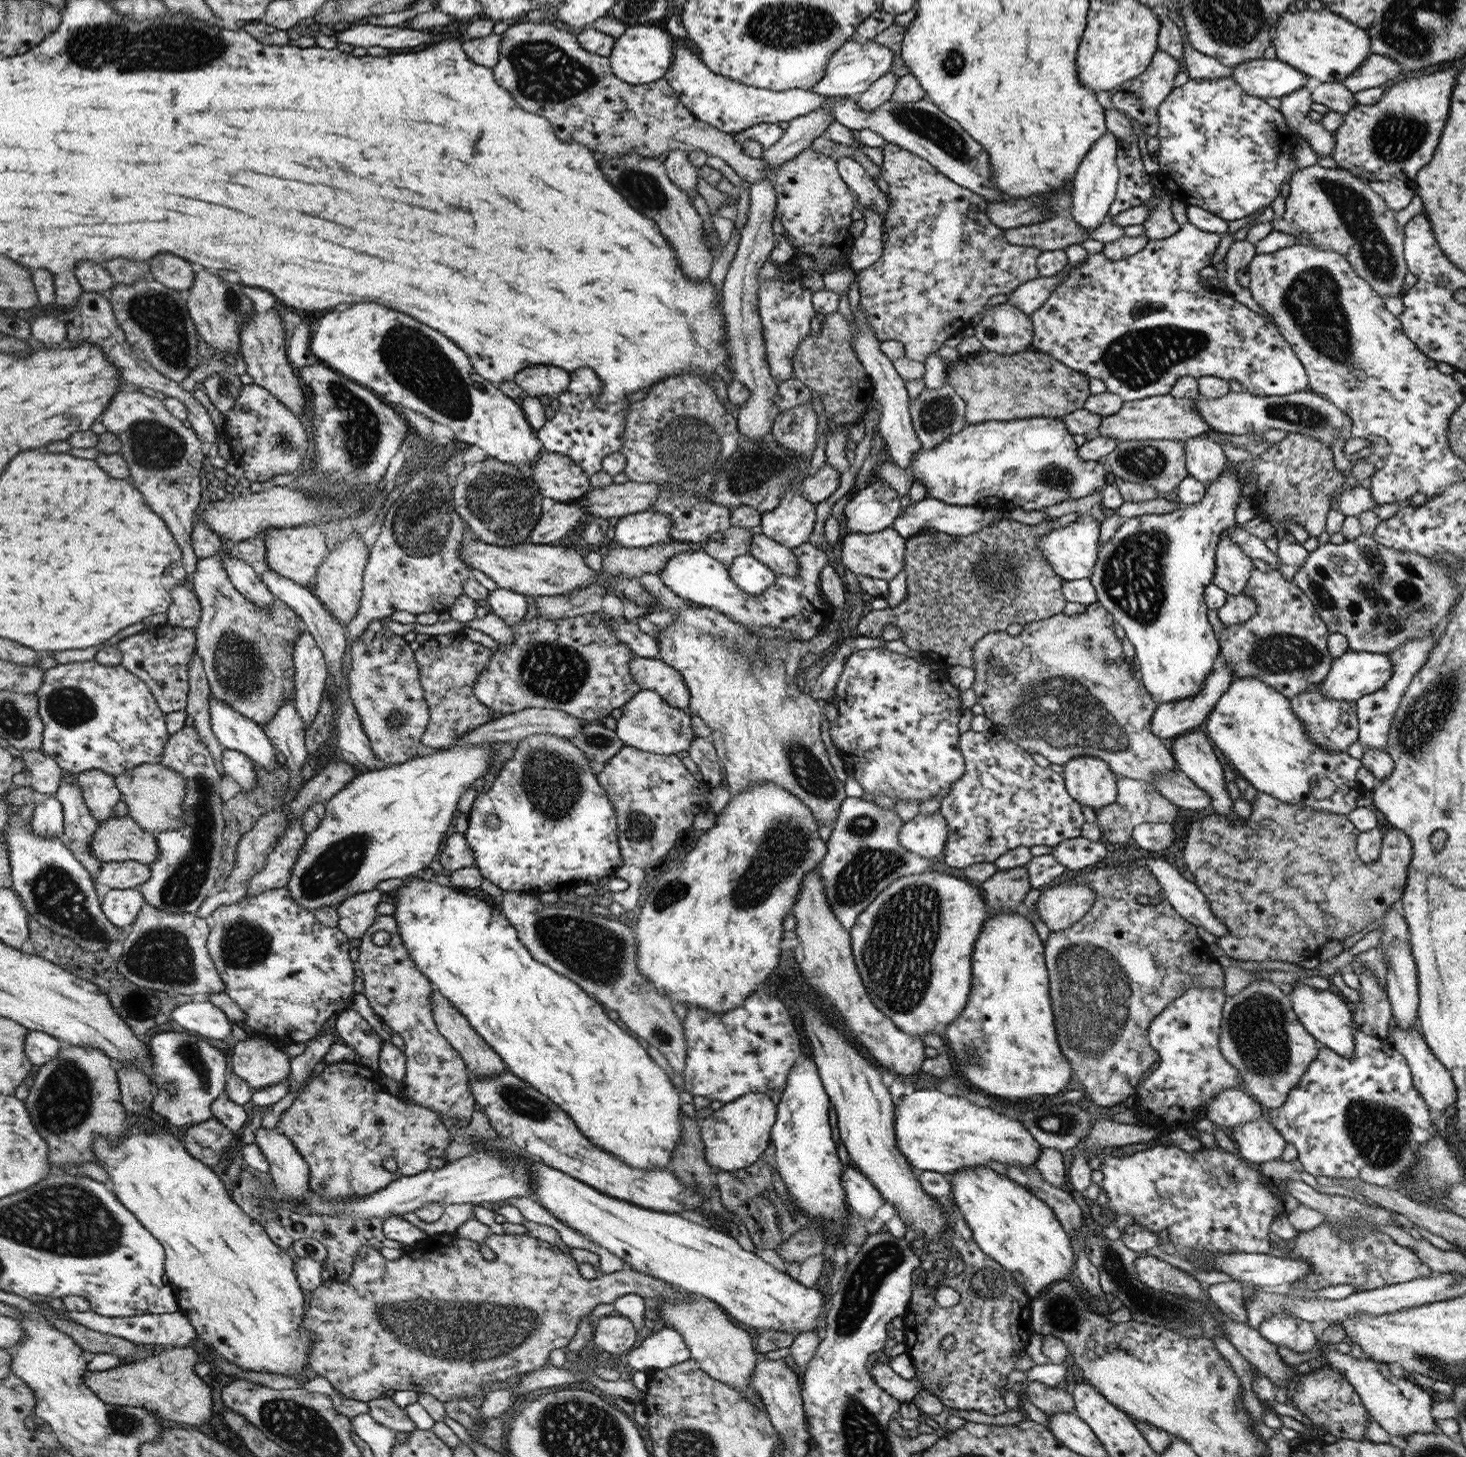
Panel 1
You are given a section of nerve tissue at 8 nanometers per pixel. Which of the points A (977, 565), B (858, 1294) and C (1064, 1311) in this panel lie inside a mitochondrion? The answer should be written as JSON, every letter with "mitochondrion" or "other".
{"A":"mitochondrion","B":"mitochondrion","C":"mitochondrion"}

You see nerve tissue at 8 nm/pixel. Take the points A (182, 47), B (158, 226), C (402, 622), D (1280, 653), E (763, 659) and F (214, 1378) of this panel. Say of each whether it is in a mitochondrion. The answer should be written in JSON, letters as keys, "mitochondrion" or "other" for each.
{"A":"mitochondrion","B":"other","C":"other","D":"mitochondrion","E":"mitochondrion","F":"other"}

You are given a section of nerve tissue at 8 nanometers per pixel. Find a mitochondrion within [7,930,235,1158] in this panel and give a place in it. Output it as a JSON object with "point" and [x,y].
{"point":[63,1100]}

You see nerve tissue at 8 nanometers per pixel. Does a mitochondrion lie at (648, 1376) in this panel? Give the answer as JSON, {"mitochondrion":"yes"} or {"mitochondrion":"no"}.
{"mitochondrion":"no"}

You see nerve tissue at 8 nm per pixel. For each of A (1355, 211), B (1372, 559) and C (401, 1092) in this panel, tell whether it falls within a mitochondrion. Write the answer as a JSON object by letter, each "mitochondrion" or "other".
{"A":"mitochondrion","B":"other","C":"other"}

